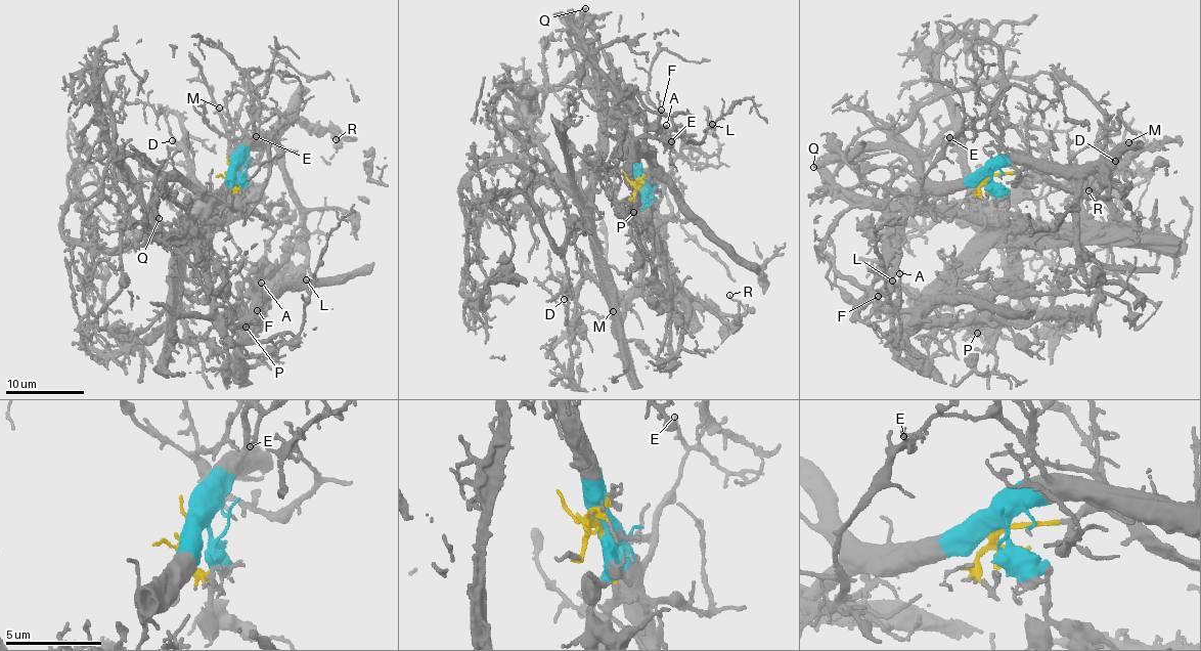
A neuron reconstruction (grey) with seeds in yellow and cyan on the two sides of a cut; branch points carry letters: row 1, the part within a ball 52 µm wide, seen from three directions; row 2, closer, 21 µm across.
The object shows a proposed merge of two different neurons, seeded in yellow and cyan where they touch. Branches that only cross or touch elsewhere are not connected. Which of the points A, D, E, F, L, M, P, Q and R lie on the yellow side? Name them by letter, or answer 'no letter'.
D, M

